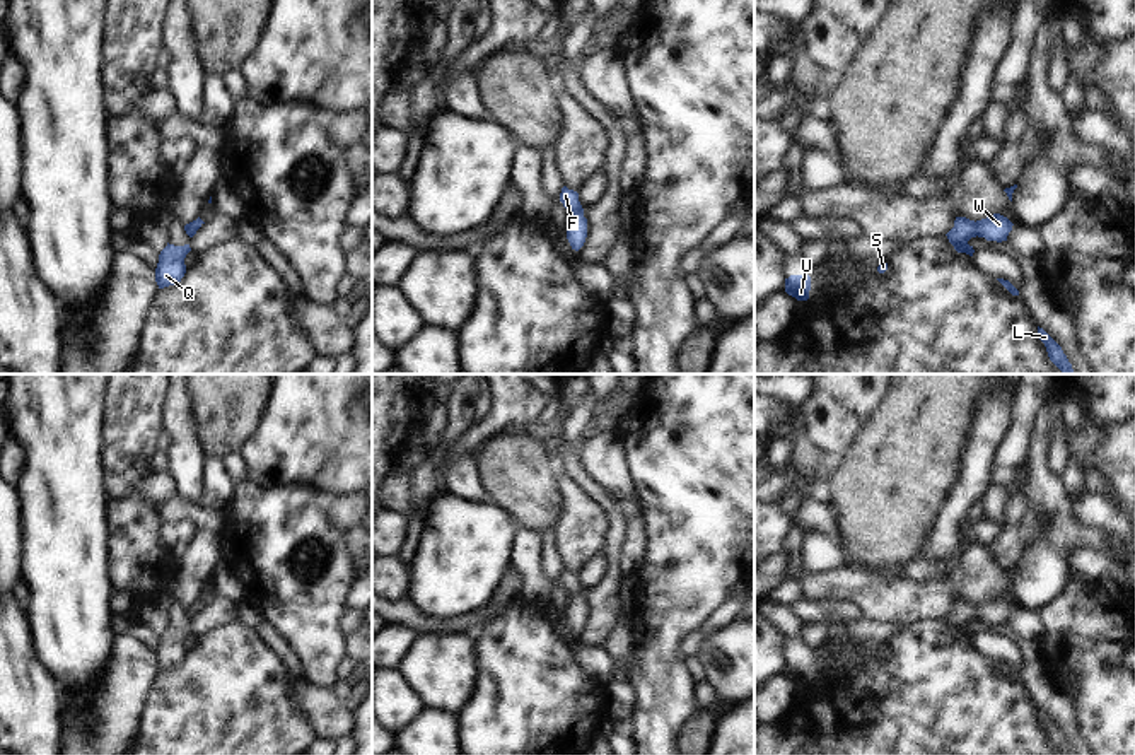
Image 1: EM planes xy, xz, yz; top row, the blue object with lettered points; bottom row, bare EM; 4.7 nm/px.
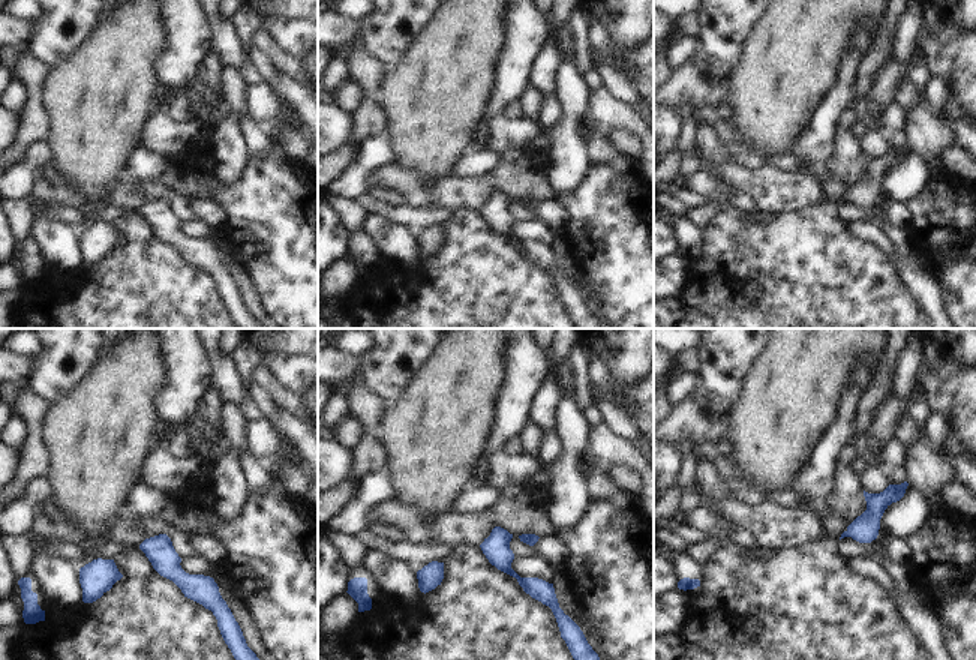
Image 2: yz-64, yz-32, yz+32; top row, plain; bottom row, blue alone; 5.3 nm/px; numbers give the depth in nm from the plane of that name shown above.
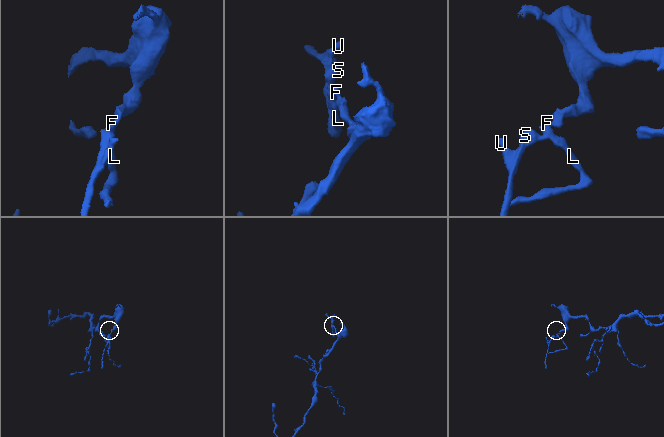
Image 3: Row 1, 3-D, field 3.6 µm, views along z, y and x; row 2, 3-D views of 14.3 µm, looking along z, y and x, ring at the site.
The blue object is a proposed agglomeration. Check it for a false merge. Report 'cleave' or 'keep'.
keep

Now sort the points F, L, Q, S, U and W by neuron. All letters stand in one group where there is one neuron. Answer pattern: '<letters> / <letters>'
F L Q S U W

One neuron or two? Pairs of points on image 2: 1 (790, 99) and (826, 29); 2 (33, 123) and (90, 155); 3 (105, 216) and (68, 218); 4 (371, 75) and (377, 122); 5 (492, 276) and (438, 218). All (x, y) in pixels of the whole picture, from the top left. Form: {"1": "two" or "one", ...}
{"1": "one", "2": "two", "3": "one", "4": "one", "5": "two"}

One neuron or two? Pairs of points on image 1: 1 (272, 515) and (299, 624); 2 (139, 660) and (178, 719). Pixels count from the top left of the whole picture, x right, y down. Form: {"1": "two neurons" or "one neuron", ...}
{"1": "one neuron", "2": "two neurons"}

